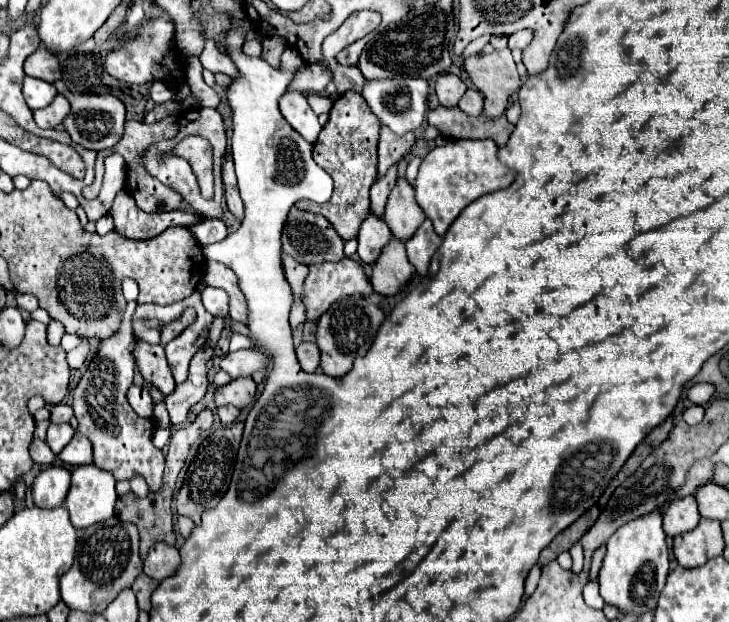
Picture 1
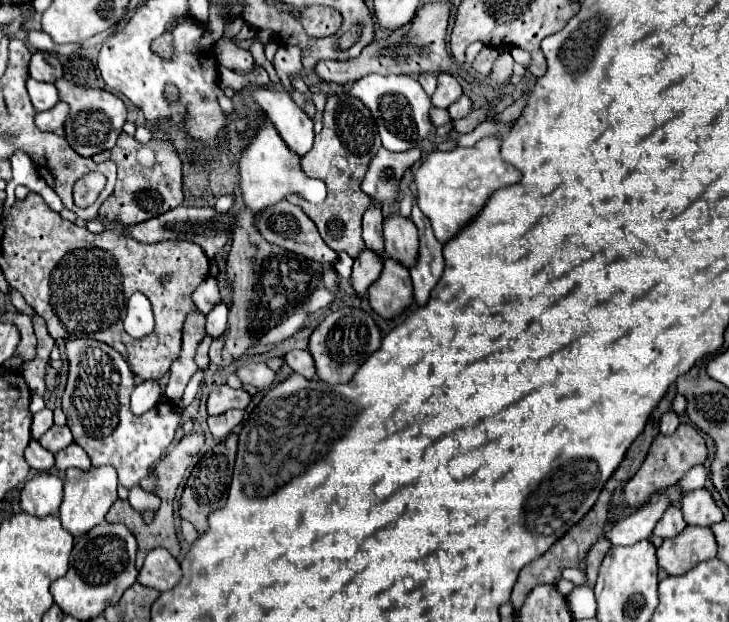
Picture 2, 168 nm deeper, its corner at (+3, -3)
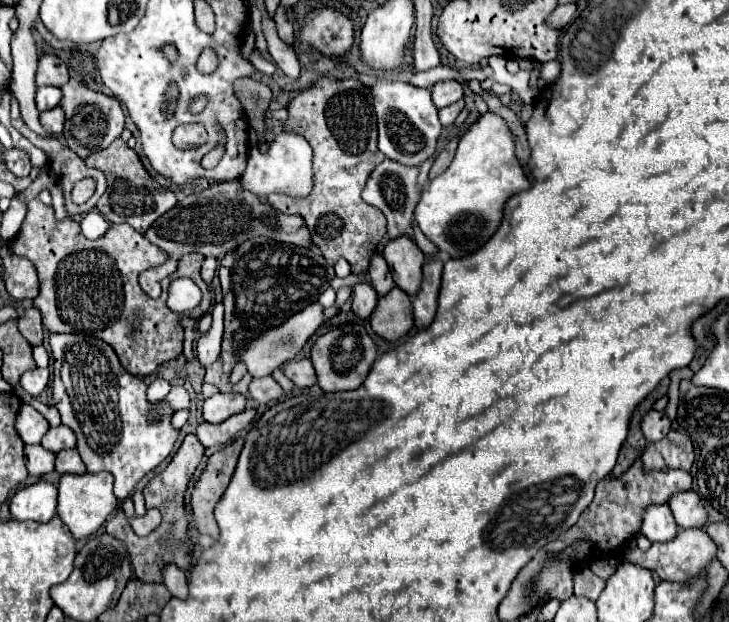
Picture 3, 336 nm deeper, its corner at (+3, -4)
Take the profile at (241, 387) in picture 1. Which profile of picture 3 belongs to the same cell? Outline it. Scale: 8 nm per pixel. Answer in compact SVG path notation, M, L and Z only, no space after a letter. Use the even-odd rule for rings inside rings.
M215 393L203 403L203 417L207 423L223 423L227 417L245 409L245 397L239 393Z

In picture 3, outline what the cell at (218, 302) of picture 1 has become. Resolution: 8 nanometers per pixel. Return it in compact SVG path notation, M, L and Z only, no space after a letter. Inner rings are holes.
M215 303L211 309L213 315L213 325L207 335L199 337L197 341L197 359L203 367L209 367L211 363L217 361L219 351L221 351L221 341L223 341L223 303Z

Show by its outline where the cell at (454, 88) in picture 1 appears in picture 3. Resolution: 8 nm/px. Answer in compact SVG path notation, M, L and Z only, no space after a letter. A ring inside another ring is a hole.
M441 81L431 87L433 103L437 109L443 109L459 99L463 99L463 85L459 81Z

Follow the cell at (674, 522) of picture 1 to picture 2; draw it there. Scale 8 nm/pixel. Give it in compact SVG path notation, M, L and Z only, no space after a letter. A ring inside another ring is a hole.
M669 506L663 514L663 518L657 522L653 534L659 538L673 538L679 532L683 532L687 526L687 522L683 520L683 512L681 506Z

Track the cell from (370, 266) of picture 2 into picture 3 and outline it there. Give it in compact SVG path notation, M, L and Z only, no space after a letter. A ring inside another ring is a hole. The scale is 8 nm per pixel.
M357 283L353 287L353 297L351 297L351 311L359 319L369 319L375 305L377 305L377 293L373 293L373 287L369 283Z

